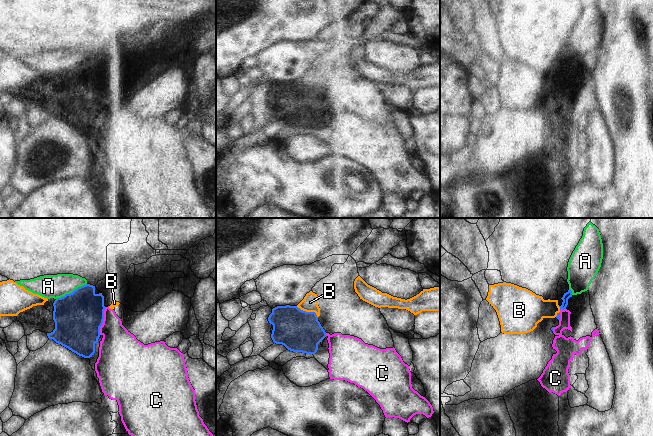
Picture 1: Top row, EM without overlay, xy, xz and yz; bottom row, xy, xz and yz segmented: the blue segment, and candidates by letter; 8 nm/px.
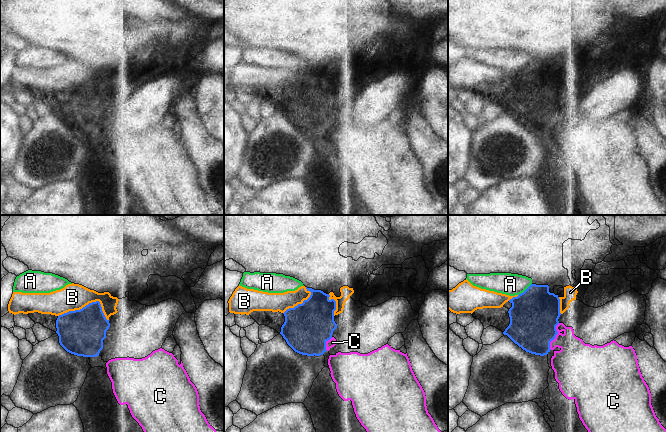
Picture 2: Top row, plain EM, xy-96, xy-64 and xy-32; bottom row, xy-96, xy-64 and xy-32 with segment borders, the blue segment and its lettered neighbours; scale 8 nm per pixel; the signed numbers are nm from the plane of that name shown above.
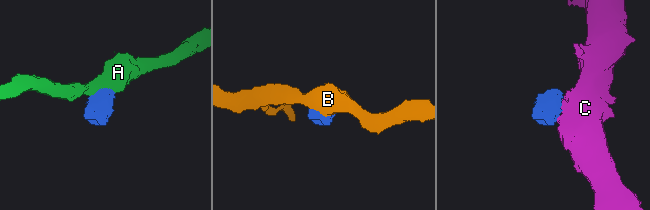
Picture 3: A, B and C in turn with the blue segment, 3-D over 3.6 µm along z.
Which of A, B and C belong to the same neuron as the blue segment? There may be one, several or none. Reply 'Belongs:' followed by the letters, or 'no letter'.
Belongs: B

